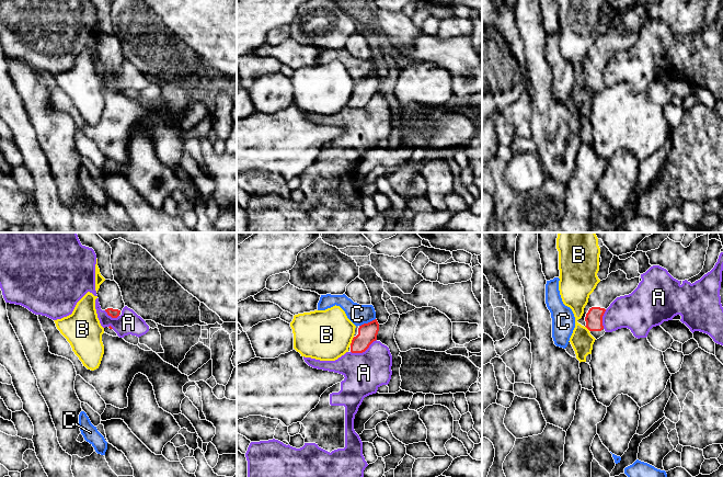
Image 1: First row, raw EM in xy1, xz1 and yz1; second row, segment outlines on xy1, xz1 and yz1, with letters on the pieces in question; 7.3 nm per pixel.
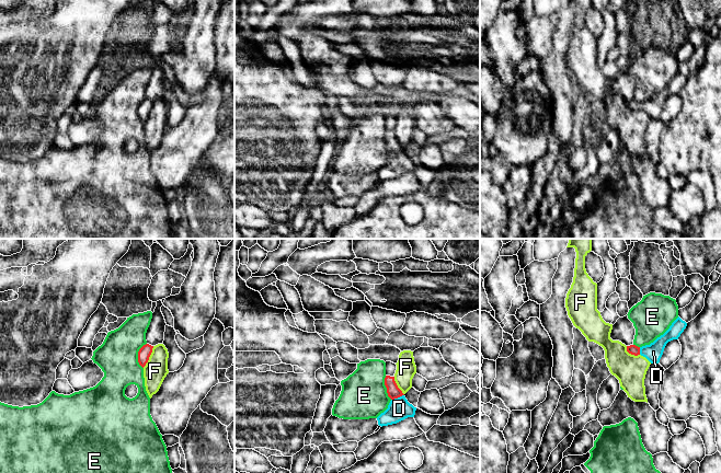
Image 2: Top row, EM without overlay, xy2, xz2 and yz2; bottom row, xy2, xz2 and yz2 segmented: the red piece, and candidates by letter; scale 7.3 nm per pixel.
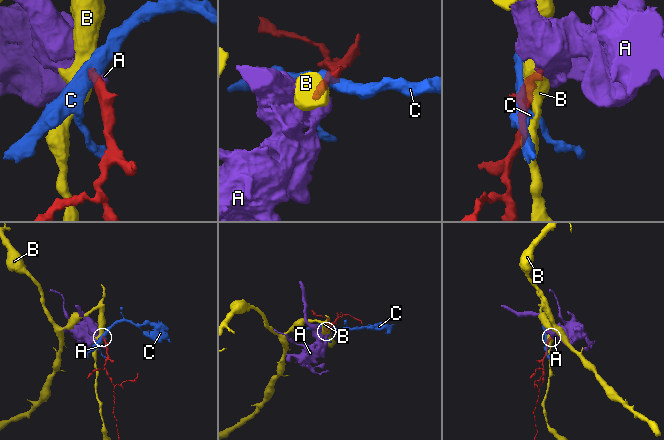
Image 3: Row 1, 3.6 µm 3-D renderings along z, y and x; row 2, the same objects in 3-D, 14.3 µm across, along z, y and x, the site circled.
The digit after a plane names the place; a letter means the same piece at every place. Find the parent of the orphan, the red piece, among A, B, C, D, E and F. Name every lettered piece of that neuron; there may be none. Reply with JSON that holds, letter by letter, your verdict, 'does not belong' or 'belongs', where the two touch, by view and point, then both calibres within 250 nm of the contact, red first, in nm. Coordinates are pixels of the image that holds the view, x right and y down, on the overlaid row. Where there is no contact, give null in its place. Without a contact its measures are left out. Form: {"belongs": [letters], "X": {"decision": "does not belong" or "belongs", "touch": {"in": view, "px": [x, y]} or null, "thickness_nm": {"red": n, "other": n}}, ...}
{"belongs": ["D"], "A": {"decision": "does not belong", "touch": {"in": "xz1", "px": [363, 351]}, "thickness_nm": {"red": 140, "other": 300}}, "B": {"decision": "does not belong", "touch": {"in": "xz1", "px": [352, 341]}, "thickness_nm": {"red": 140, "other": 360}}, "C": {"decision": "does not belong", "touch": {"in": "xz1", "px": [368, 322]}, "thickness_nm": {"red": 140, "other": 150}}, "D": {"decision": "belongs", "touch": {"in": "xz2", "px": [397, 397]}, "thickness_nm": {"red": 100, "other": 160}}, "E": {"decision": "does not belong", "touch": {"in": "xy2", "px": [138, 356]}, "thickness_nm": {"red": 90, "other": 300}}, "F": {"decision": "does not belong", "touch": {"in": "xy2", "px": [149, 356]}, "thickness_nm": {"red": 90, "other": 170}}}

